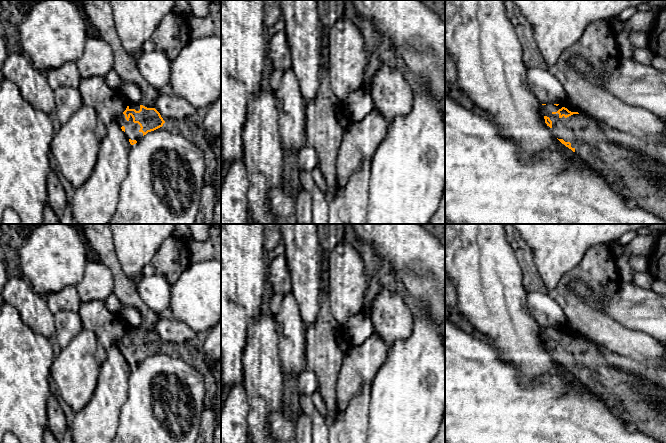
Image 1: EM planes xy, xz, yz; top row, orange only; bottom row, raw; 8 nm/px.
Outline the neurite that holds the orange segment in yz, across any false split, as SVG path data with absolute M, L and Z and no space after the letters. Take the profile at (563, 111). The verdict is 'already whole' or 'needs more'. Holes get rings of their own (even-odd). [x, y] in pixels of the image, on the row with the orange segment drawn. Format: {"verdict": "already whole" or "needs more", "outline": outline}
{"verdict": "needs more", "outline": "M542 104L541 112L554 136L583 161L600 172L618 194L627 200L634 200L638 207L666 220L665 164L614 143L605 135L594 119L578 112L571 112L561 104Z"}

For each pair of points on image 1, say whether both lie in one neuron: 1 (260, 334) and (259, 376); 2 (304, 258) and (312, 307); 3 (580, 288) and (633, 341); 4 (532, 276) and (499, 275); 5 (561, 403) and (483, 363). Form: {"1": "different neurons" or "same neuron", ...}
{"1": "same neuron", "2": "same neuron", "3": "different neurons", "4": "different neurons", "5": "same neuron"}

